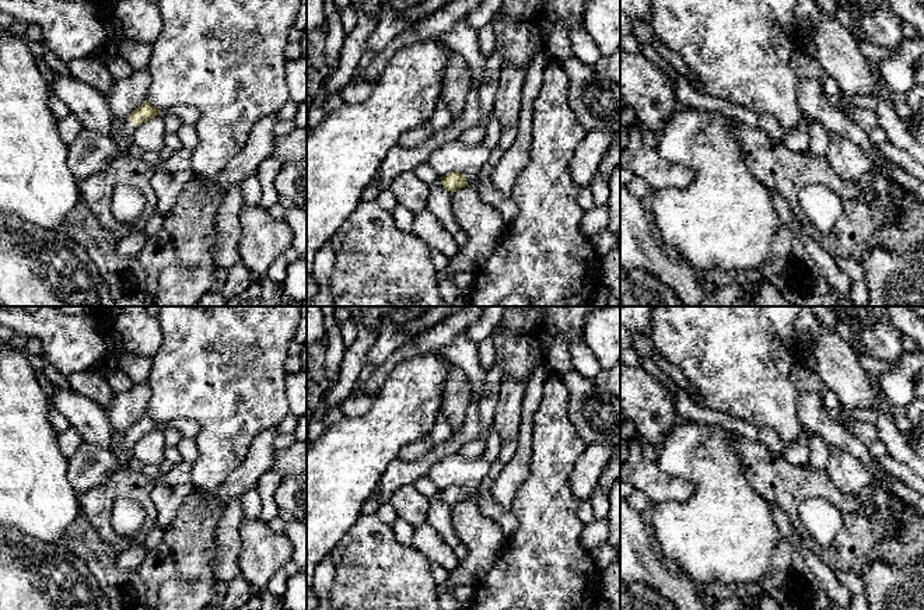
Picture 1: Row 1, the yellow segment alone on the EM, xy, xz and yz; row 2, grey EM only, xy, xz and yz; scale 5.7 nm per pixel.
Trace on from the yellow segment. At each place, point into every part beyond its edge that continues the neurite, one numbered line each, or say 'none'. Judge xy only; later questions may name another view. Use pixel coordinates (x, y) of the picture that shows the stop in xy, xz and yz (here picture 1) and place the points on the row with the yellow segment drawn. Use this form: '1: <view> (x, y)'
1: xy (123, 139)

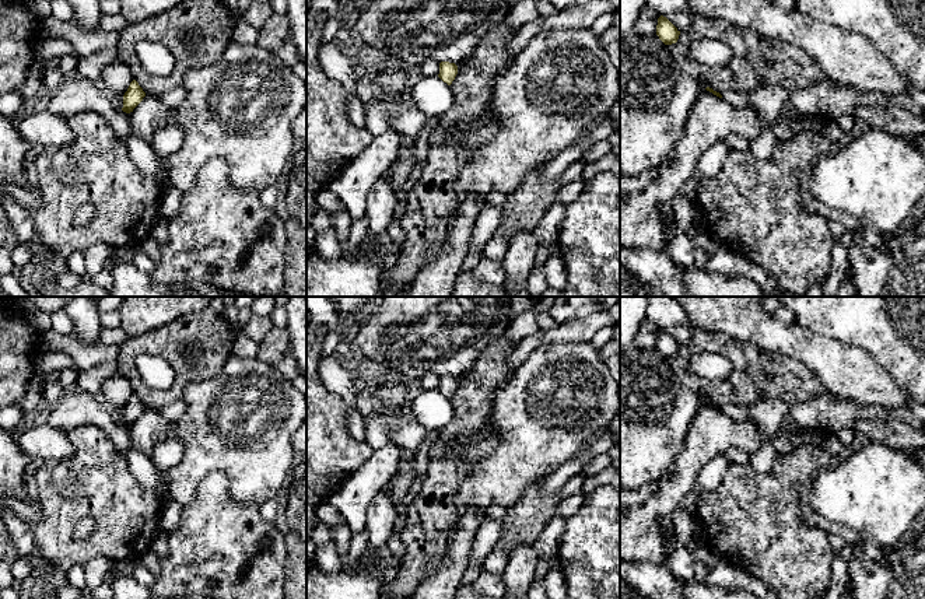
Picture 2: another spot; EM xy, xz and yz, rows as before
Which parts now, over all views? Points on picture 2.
none

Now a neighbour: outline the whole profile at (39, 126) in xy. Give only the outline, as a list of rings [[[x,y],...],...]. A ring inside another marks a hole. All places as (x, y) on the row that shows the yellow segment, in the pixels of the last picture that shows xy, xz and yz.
[[[45,108],[32,109],[15,123],[18,133],[31,144],[43,147],[67,147],[76,136],[69,126],[69,119],[55,115]]]

